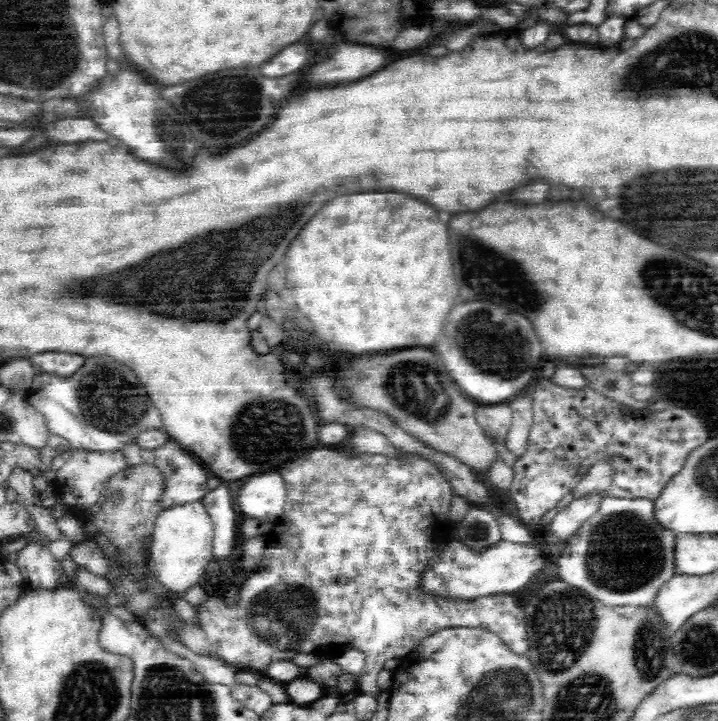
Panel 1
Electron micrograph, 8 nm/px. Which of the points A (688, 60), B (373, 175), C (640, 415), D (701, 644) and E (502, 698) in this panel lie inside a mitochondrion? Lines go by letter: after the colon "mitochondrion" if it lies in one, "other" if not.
A: mitochondrion
B: mitochondrion
C: other
D: mitochondrion
E: mitochondrion

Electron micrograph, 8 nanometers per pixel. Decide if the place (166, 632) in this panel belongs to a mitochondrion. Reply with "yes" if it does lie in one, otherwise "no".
no

